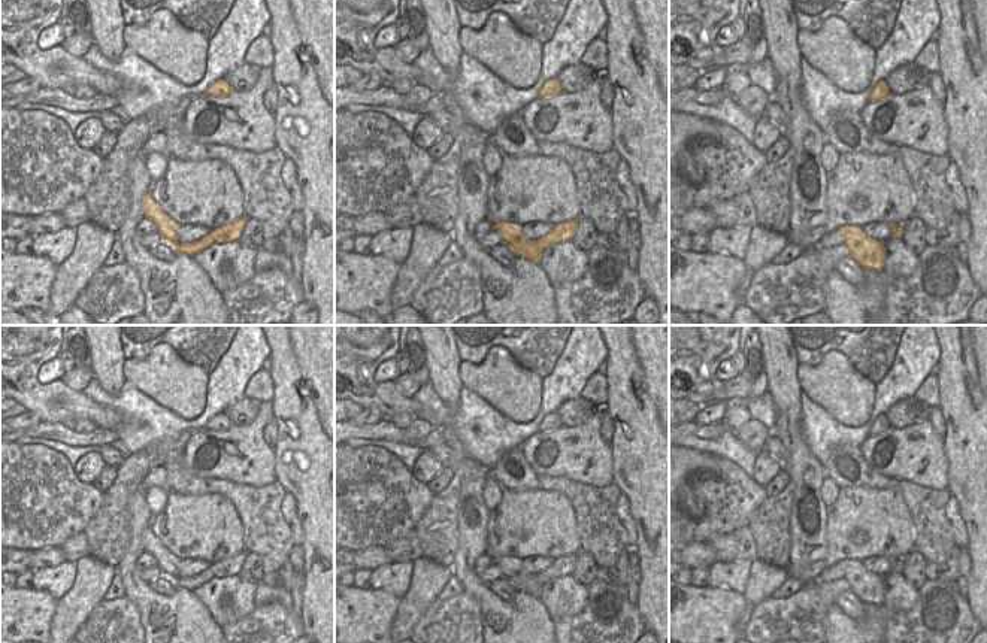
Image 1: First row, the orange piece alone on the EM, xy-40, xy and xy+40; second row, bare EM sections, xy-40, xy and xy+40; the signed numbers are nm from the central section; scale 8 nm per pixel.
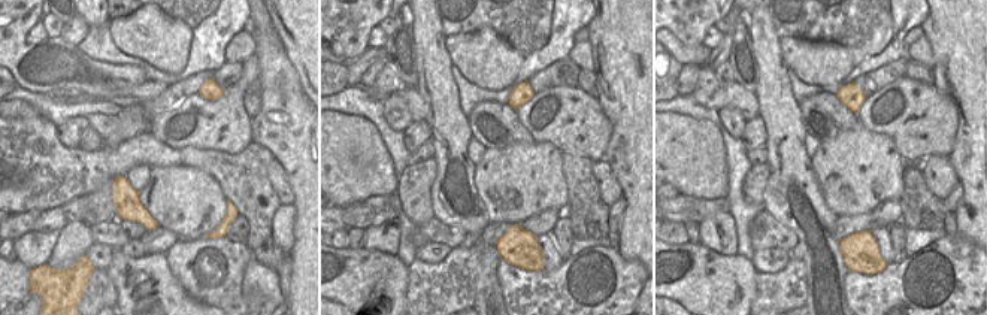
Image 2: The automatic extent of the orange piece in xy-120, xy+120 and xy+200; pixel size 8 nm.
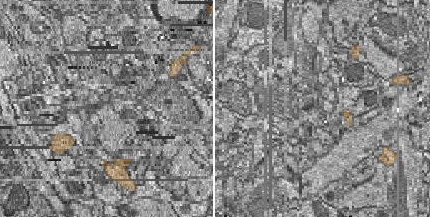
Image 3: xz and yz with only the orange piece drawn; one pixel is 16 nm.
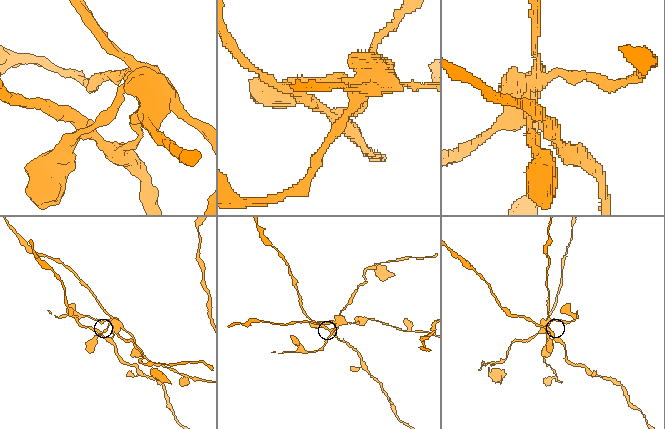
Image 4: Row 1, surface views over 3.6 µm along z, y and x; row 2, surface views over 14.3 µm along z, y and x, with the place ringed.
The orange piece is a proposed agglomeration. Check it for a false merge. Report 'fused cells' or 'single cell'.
fused cells

